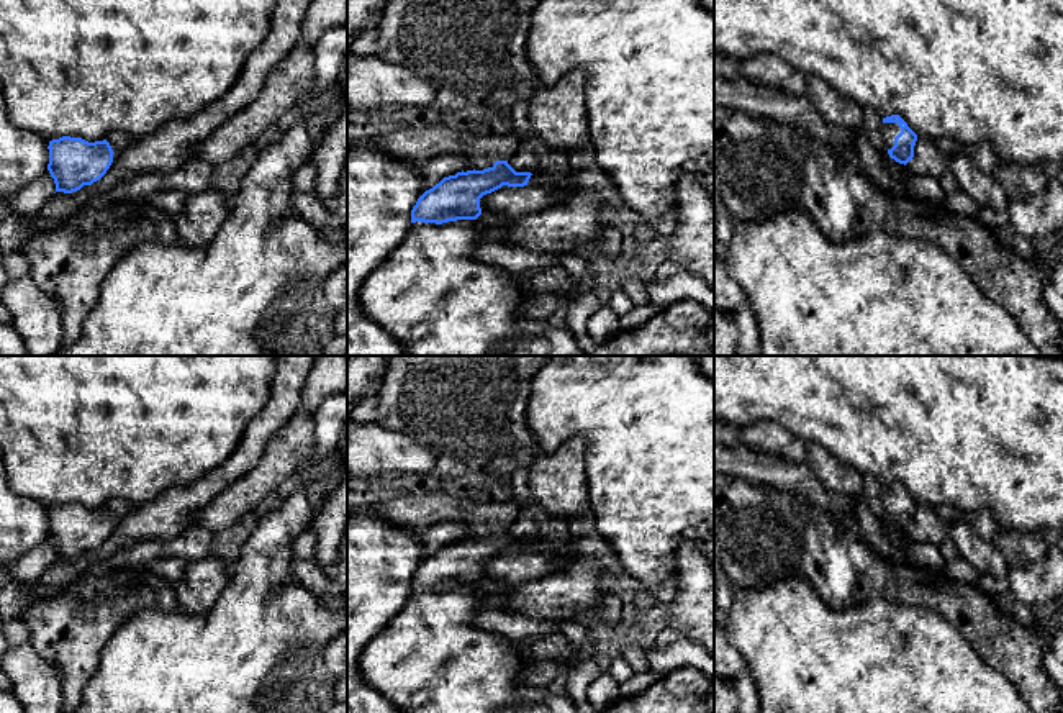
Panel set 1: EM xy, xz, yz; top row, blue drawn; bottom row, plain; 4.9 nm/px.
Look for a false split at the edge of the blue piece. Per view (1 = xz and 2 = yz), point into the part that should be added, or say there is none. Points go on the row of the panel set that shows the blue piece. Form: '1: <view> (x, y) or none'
1: none
2: yz (890, 130)

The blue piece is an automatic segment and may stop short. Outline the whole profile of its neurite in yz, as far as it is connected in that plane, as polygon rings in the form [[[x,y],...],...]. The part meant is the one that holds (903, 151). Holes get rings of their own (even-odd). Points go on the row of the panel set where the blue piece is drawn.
[[[899,115],[883,118],[881,133],[889,157],[906,166],[914,157],[917,134]]]

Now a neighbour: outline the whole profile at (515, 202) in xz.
[[[508,187],[486,193],[480,198],[482,213],[488,218],[503,215],[508,220],[518,220],[524,215],[536,213],[560,205],[560,187]]]

